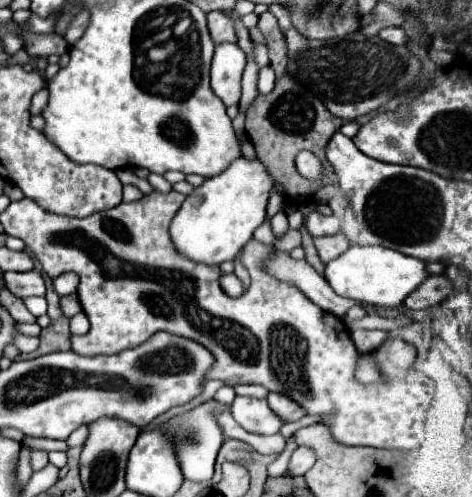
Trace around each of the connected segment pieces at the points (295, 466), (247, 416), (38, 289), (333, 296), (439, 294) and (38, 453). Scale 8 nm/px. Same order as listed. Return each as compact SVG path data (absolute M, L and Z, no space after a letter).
M297 447L289 459L289 469L285 475L305 475L315 463L315 453L309 447Z
M237 395L231 405L231 413L233 413L233 419L249 433L273 435L283 425L283 421L269 409L265 399Z
M37 271L5 273L5 283L7 283L7 289L19 299L45 295L45 281Z
M277 251L277 257L273 257L267 263L267 271L281 279L281 281L289 281L295 287L299 287L313 303L317 303L323 311L333 313L337 317L343 317L347 313L347 309L351 307L363 307L367 313L371 313L371 307L359 301L351 301L345 297L339 297L329 283L323 279L323 275L319 275L305 259L303 261L295 261L289 257L289 253L281 253Z
M429 275L417 289L415 293L411 293L403 305L407 309L427 309L427 307L433 307L441 301L447 299L447 295L451 295L453 289L451 289L451 283L447 281L445 275Z
M41 449L31 451L31 467L33 467L35 471L43 469L43 467L49 463L49 457L47 457L47 455L49 455L49 453L47 453L47 451L41 451Z

